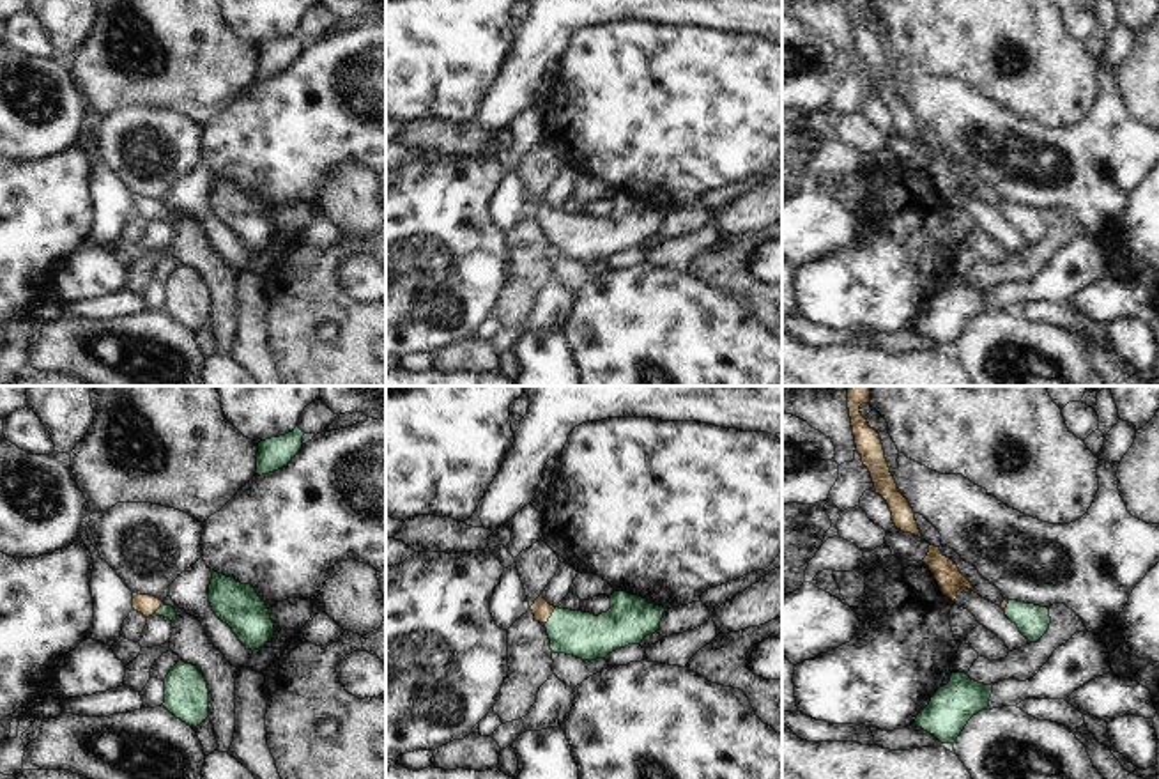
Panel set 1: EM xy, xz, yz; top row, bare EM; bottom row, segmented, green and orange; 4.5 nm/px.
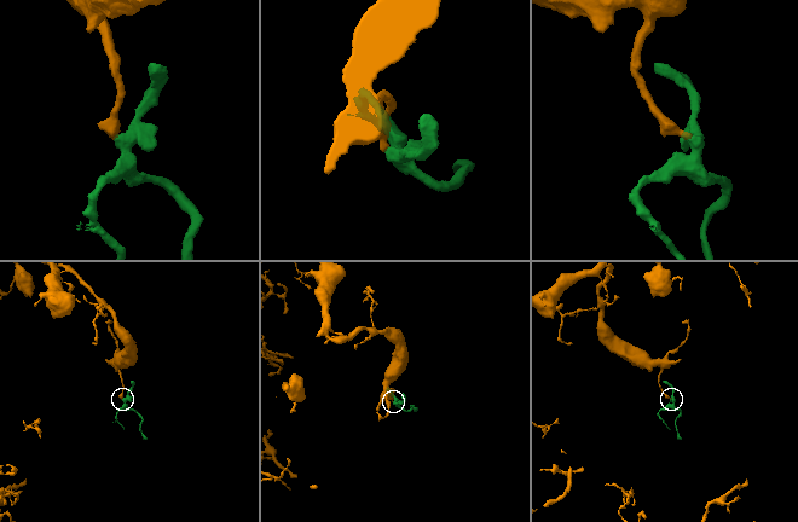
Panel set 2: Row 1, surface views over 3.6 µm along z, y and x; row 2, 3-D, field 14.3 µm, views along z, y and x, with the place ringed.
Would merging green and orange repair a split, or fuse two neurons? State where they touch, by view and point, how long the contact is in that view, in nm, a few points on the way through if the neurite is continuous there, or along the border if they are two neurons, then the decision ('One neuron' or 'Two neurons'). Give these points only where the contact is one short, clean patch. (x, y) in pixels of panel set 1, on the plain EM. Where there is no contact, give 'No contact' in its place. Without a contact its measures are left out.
Touches green at xz (551, 220). Shared border 90 nm. Path across: xz (574, 236), (551, 220), (542, 213). One neuron.

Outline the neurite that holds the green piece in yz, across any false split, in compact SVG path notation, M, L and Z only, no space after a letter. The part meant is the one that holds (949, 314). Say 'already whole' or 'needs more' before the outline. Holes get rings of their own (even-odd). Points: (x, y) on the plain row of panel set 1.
already whole; M952 276L950 285L936 294L911 329L934 338L941 347L954 347L968 324L989 312L993 289Z

